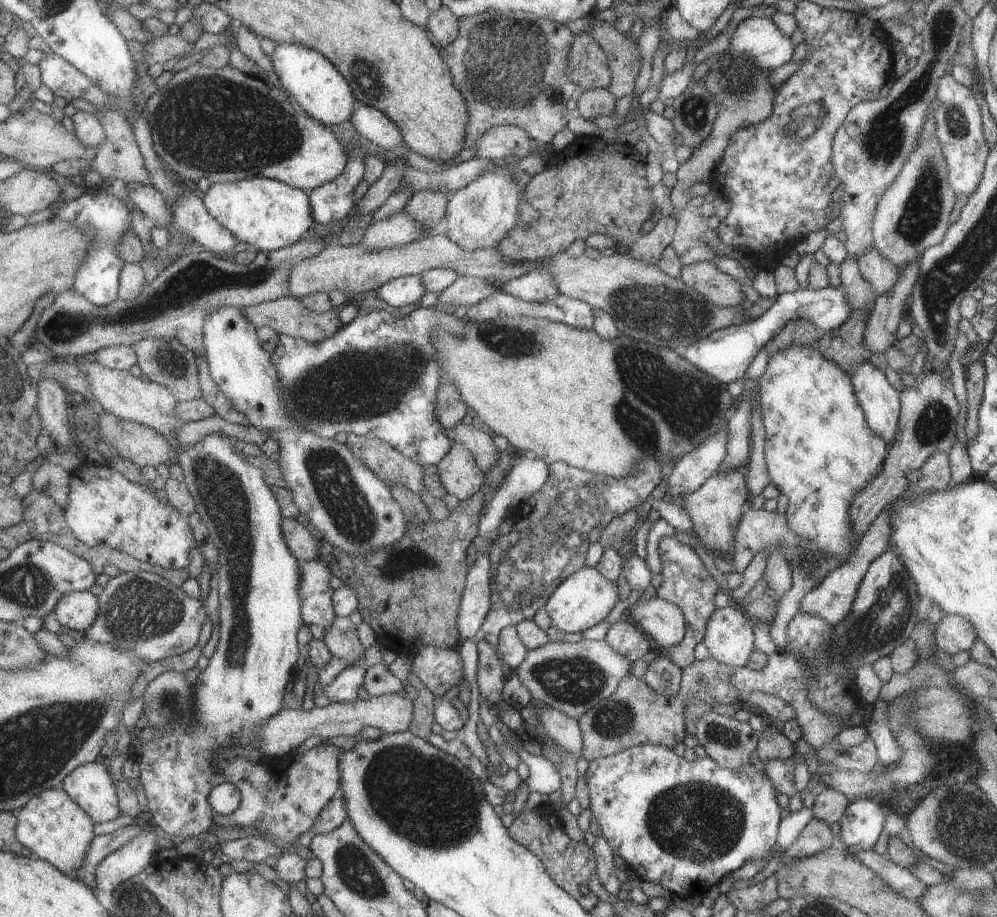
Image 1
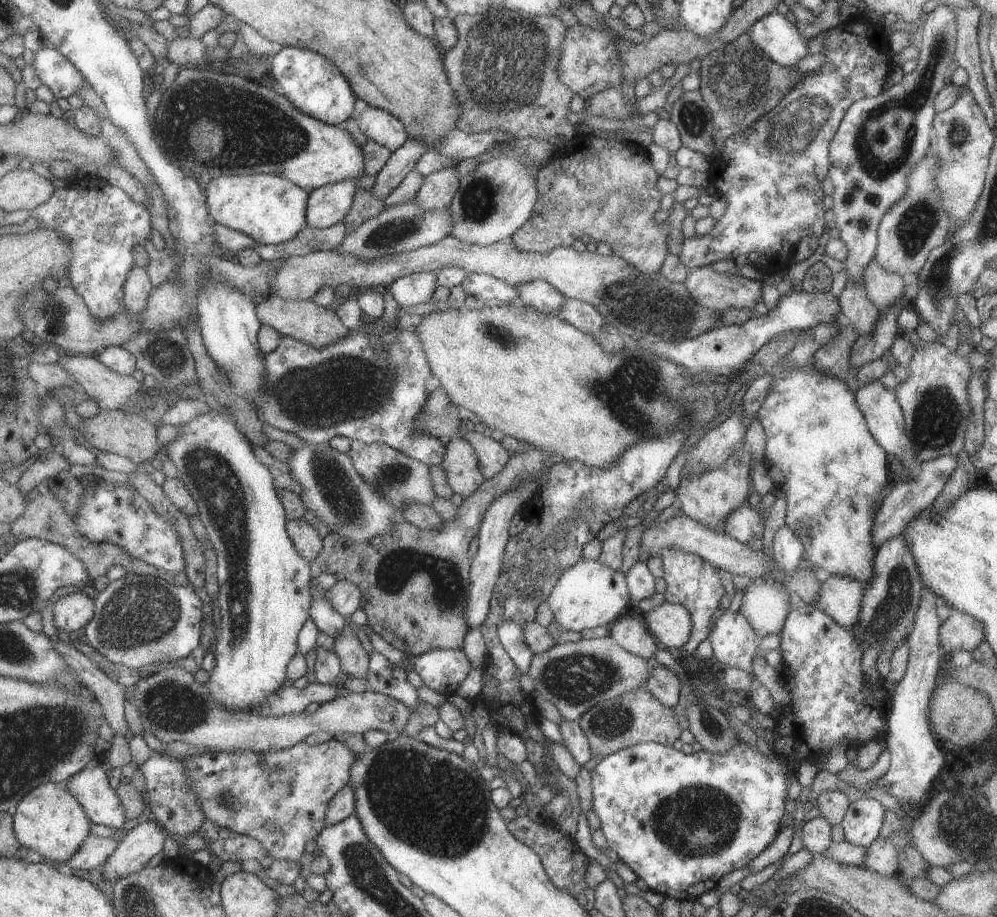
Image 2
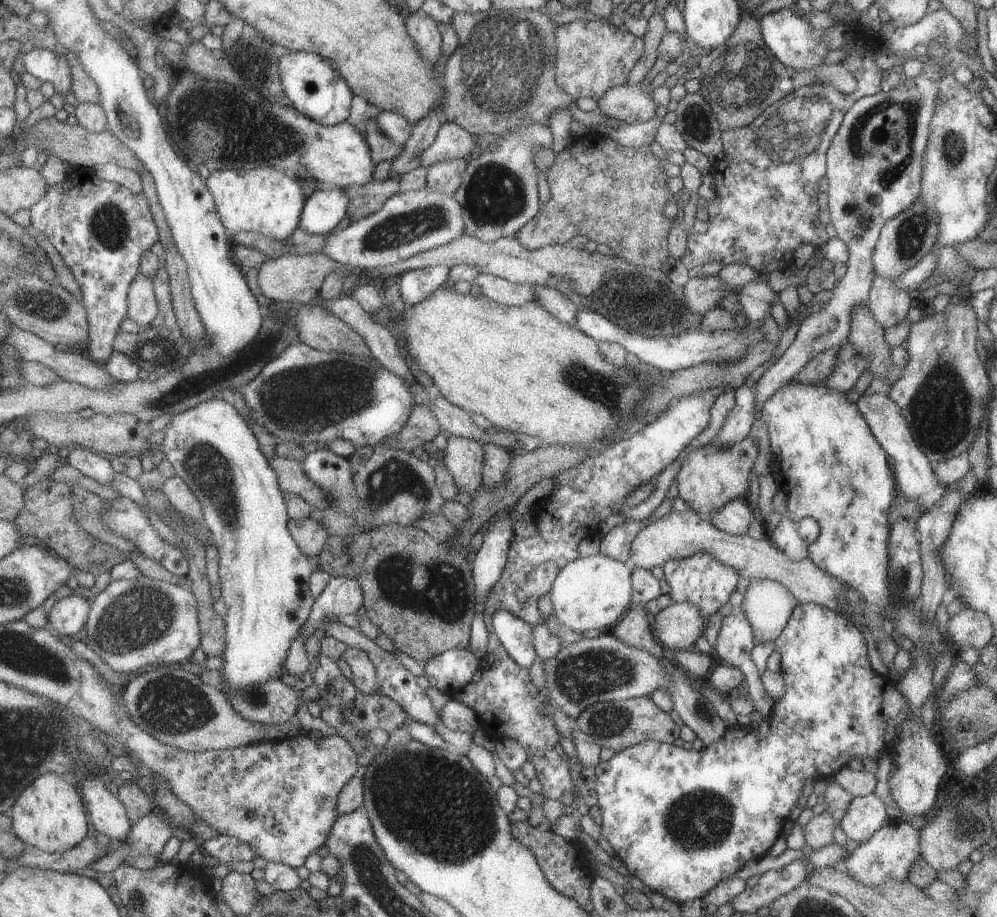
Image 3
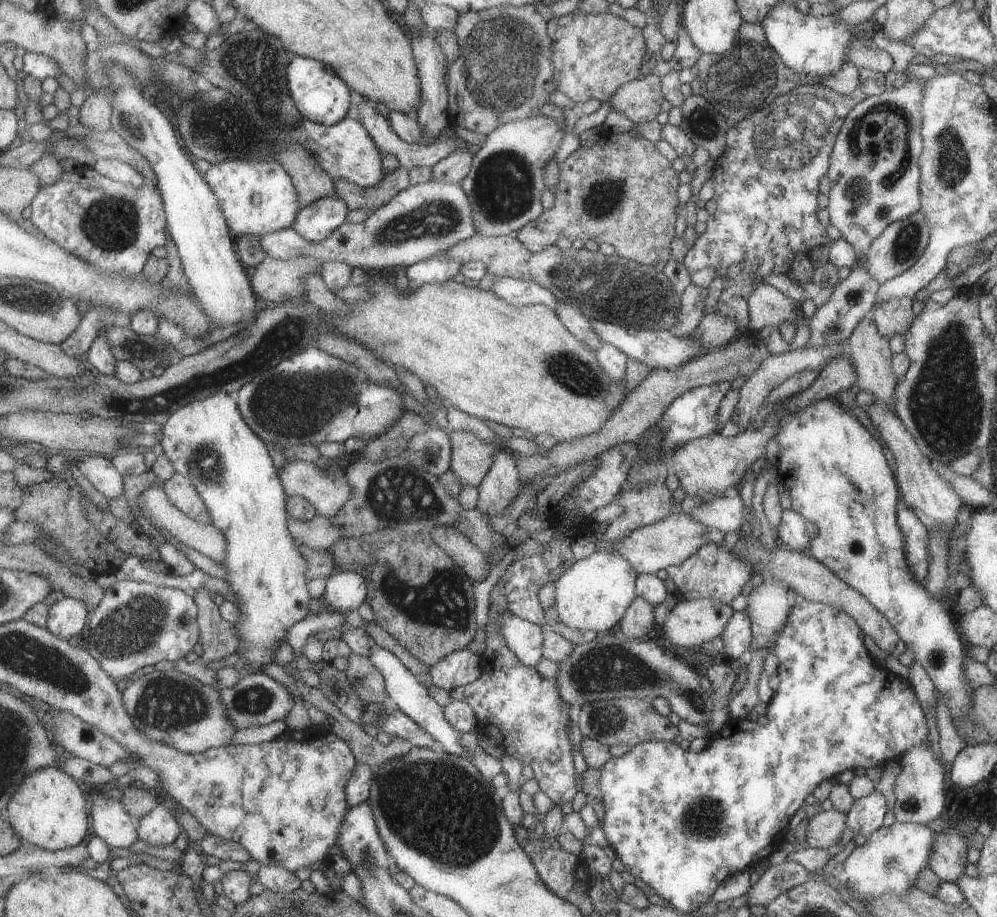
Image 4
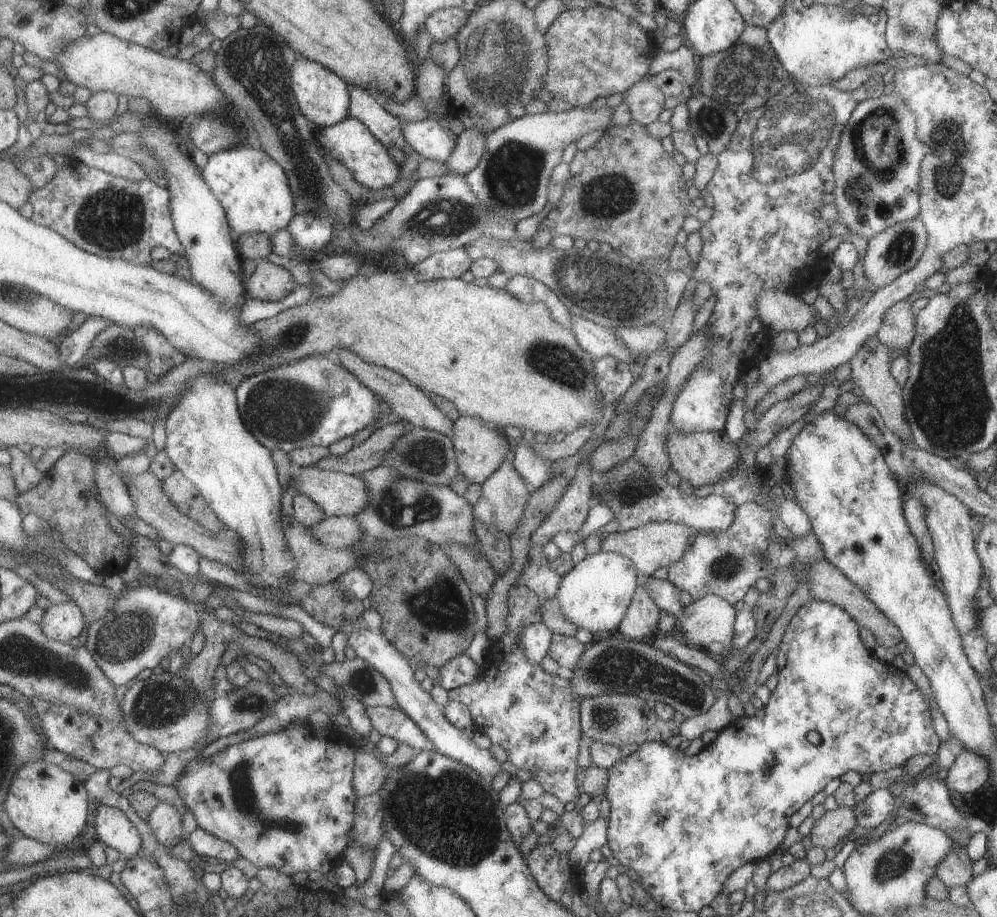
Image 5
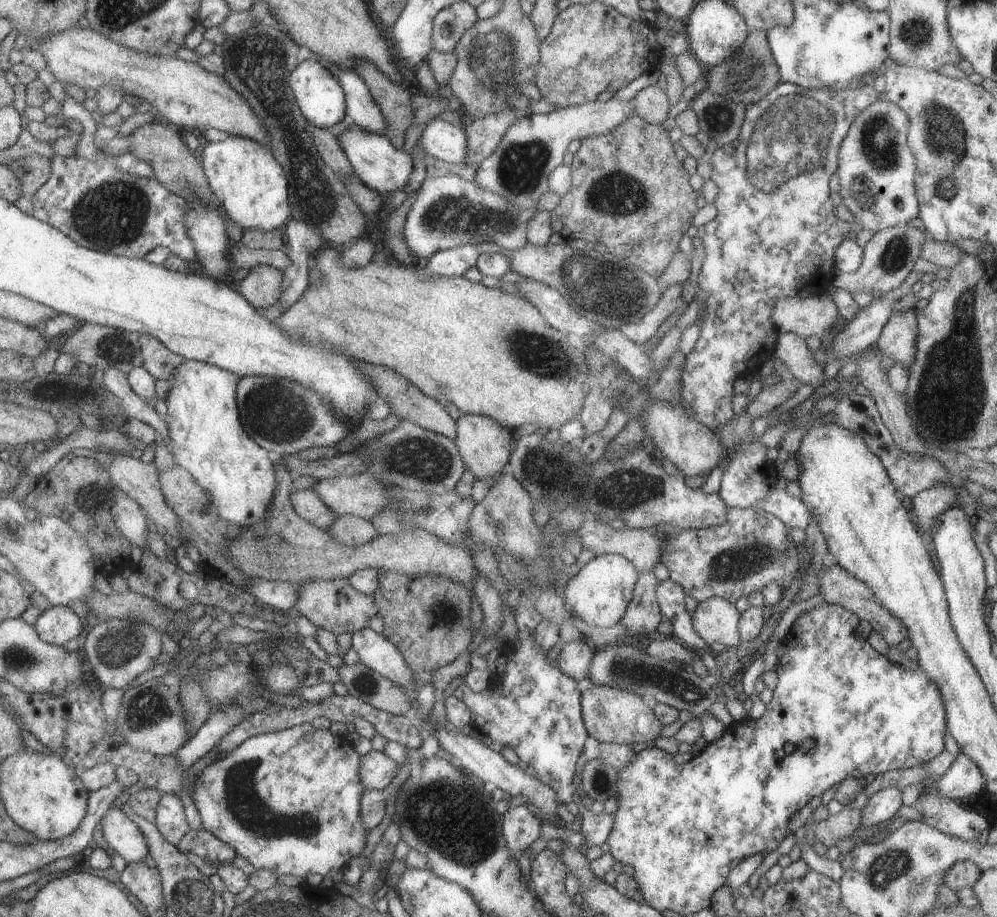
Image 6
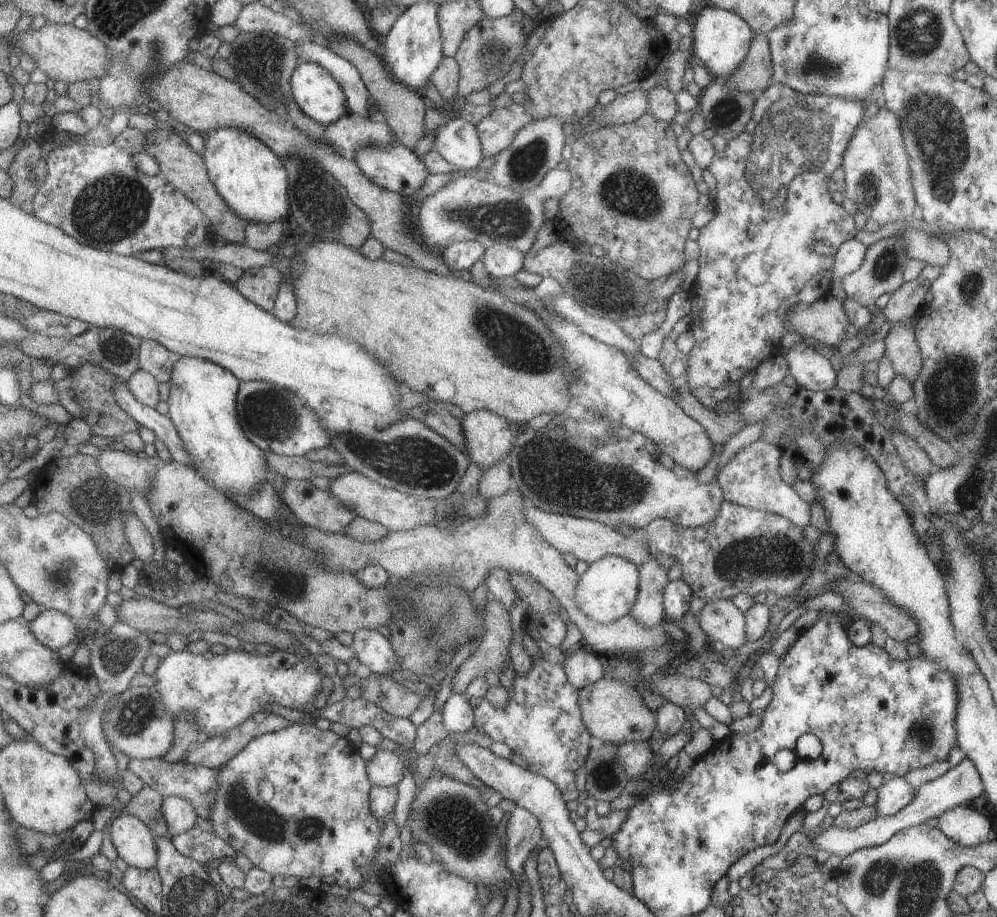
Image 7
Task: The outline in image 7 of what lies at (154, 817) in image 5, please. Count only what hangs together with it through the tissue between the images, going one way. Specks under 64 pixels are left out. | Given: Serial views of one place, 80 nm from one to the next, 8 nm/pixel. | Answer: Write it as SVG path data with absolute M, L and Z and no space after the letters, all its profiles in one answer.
M175 795L163 797L160 809L166 826L166 836L169 840L194 827L196 814L186 800Z

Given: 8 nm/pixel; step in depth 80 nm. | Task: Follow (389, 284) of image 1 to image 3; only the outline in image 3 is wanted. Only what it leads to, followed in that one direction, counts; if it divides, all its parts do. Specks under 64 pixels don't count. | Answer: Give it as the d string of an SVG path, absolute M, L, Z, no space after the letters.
M435 265L424 269L404 272L399 276L399 296L404 304L412 307L429 296L436 288L442 286L448 278L448 268Z

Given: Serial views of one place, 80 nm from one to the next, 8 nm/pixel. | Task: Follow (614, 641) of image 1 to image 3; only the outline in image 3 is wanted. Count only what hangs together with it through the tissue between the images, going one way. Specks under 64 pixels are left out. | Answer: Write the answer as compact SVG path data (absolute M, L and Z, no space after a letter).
M631 605L629 612L624 614L623 618L621 617L609 631L624 645L647 651L652 657L658 659L662 656L665 646L655 639L645 613L643 606Z

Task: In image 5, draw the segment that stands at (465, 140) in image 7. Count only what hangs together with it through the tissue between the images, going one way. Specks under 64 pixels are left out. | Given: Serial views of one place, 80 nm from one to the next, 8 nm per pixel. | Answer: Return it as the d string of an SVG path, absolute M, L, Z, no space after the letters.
M397 118L397 122L407 144L422 159L429 158L443 163L457 142L446 124L437 119L408 122Z

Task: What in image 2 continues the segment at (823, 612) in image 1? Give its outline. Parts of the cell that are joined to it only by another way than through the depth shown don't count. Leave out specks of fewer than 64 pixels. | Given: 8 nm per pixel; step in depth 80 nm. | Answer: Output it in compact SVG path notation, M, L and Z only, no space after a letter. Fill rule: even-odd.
M940 456L930 461L923 461L918 466L918 474L915 479L901 482L895 481L891 492L882 498L878 511L875 511L871 521L870 541L873 549L877 549L887 540L901 535L907 523L917 516L918 512L927 509L934 498L939 496L943 485L947 482L948 476L953 472L953 467L959 461L955 456ZM825 574L813 605L823 611L836 625L851 628L858 623L862 582L847 575Z

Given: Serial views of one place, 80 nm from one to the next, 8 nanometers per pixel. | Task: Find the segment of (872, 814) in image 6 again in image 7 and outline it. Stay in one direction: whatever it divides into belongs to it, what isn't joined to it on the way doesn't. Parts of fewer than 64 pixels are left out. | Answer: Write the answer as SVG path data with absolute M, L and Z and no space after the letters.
M891 778L876 789L874 809L876 817L888 817L898 813L912 801L912 786L903 778Z

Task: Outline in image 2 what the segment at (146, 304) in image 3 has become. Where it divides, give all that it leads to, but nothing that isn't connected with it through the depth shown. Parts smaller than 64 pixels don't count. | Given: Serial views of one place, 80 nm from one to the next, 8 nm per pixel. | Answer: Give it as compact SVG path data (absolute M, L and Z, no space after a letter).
M133 265L126 274L122 284L121 300L133 314L140 313L144 309L148 292L152 284L145 269Z

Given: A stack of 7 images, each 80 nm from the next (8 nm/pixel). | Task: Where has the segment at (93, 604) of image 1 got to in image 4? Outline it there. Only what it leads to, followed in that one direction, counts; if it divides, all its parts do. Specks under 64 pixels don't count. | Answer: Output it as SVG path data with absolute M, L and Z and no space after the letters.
M64 596L48 606L45 628L57 638L67 641L71 636L79 636L86 623L86 606L77 599Z

